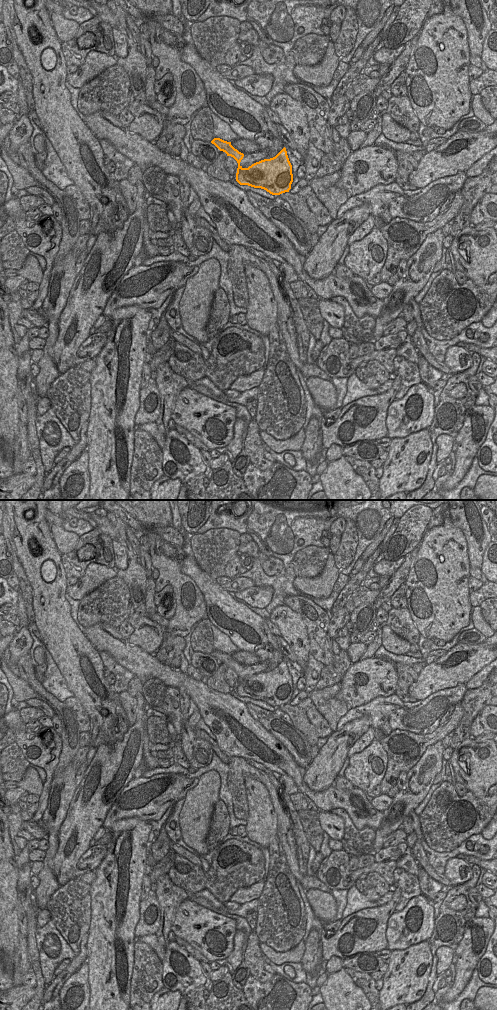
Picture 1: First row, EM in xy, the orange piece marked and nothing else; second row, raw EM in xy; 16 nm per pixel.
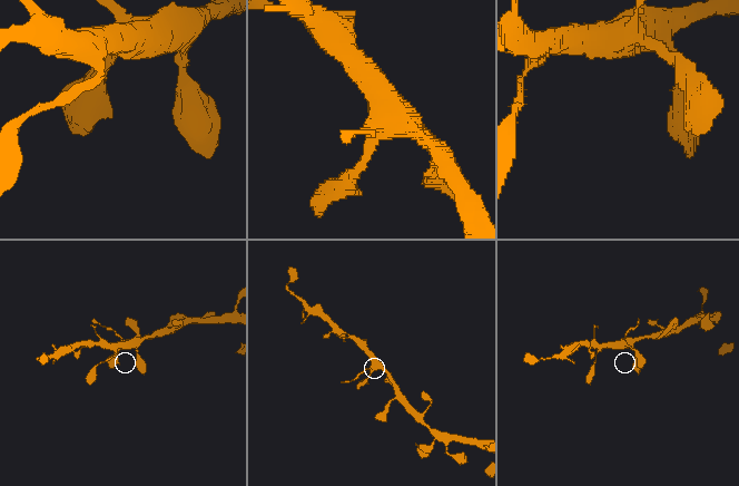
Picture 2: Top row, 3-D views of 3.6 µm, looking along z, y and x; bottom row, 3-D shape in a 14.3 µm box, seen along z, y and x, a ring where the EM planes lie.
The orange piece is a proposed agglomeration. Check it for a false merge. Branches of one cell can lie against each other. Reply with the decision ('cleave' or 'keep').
cleave

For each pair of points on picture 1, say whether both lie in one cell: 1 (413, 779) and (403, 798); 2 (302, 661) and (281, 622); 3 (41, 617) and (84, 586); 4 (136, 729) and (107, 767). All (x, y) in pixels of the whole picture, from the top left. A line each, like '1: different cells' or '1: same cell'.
1: same cell
2: same cell
3: different cells
4: same cell

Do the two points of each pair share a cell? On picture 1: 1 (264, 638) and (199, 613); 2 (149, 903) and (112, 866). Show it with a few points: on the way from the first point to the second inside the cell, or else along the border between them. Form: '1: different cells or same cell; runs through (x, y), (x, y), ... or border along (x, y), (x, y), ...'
1: different cells; border along (201, 593), (207, 617)
2: different cells; border along (140, 902), (139, 920), (135, 925)

